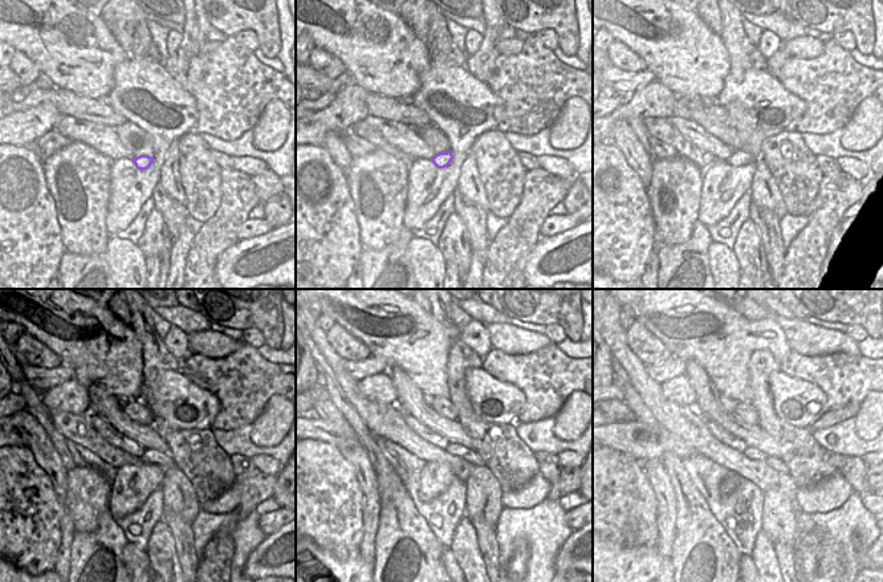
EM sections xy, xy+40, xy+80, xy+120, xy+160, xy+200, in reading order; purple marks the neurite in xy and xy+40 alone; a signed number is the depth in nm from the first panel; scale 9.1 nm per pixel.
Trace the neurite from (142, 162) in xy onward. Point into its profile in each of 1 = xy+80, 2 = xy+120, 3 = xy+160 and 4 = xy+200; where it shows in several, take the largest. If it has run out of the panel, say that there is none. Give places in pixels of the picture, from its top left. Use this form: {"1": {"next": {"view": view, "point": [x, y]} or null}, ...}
{"1": {"next": {"view": "xy+80", "point": [739, 158]}}, "2": {"next": {"view": "xy+120", "point": [162, 459]}}, "3": {"next": {"view": "xy+160", "point": [471, 456]}}, "4": {"next": {"view": "xy+200", "point": [776, 463]}}}

